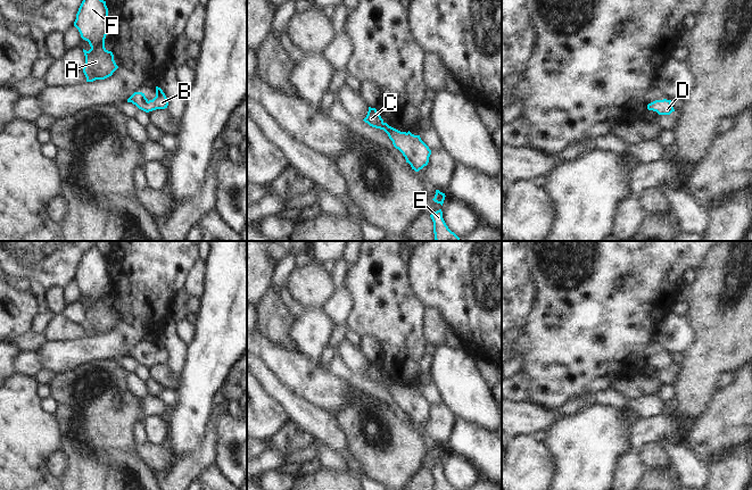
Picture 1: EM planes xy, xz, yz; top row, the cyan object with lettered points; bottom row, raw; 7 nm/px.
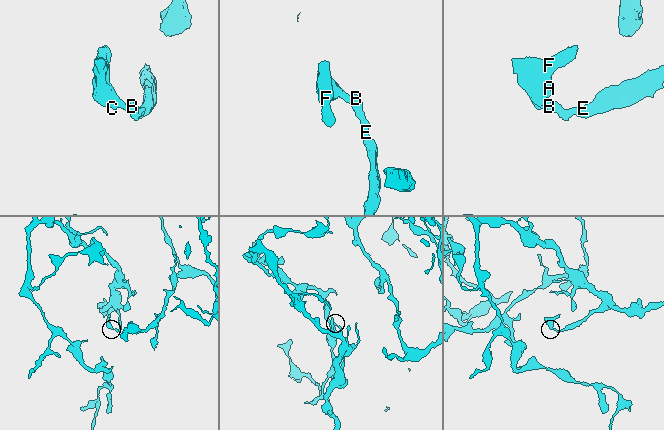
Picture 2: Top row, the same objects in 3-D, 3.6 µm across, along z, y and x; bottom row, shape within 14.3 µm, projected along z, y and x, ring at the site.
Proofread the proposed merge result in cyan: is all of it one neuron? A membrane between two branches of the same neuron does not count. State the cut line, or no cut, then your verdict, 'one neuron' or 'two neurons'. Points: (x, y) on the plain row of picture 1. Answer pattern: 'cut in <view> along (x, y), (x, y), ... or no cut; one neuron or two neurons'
no cut; one neuron

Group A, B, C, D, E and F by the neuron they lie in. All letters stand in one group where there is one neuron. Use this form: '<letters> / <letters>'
A B C D E F

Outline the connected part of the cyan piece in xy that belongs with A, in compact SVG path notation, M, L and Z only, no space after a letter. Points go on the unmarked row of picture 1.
M94 246L83 254L74 281L91 301L89 306L83 304L85 310L83 327L86 337L111 331L118 321L113 307L105 302L105 293L110 283L108 263L106 256L101 255Z

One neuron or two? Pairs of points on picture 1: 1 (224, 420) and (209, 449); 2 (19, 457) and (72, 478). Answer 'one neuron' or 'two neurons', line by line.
1: two neurons
2: two neurons

